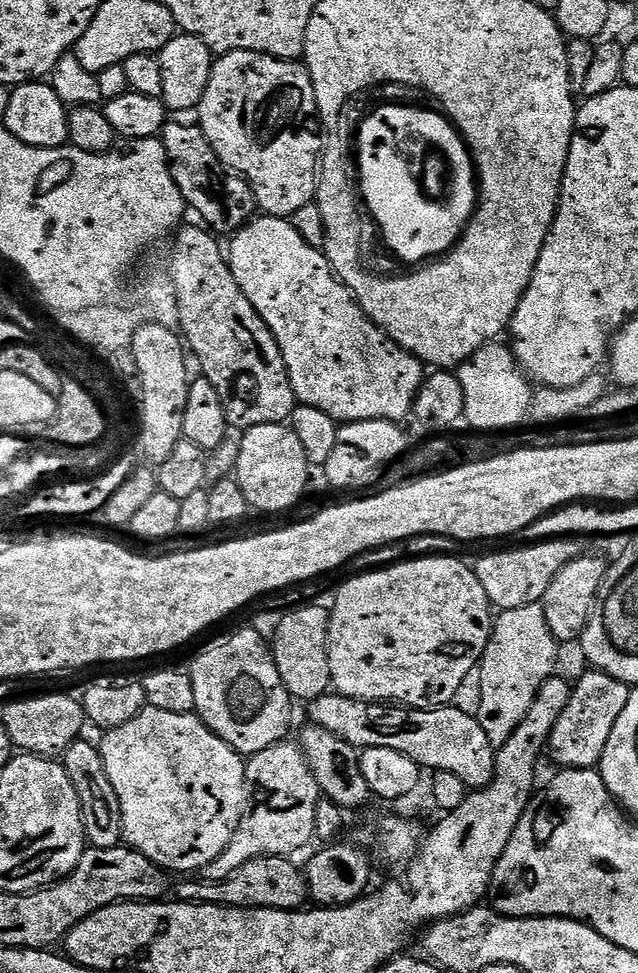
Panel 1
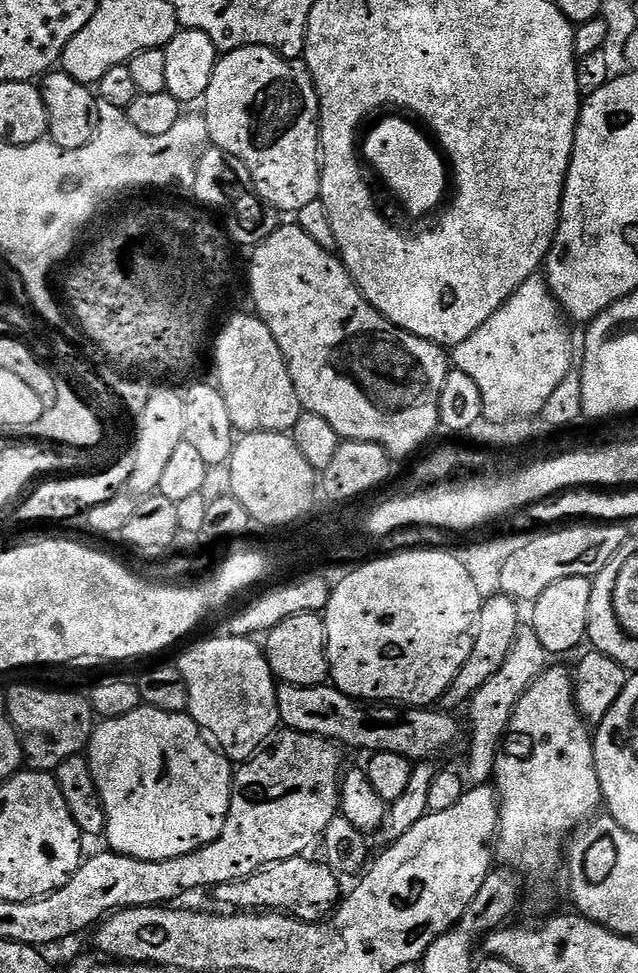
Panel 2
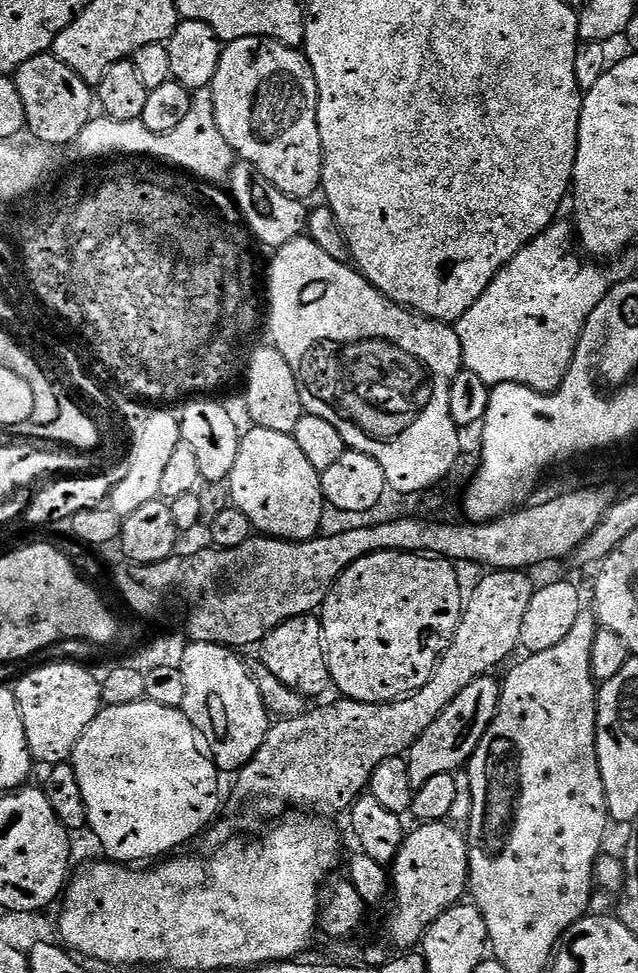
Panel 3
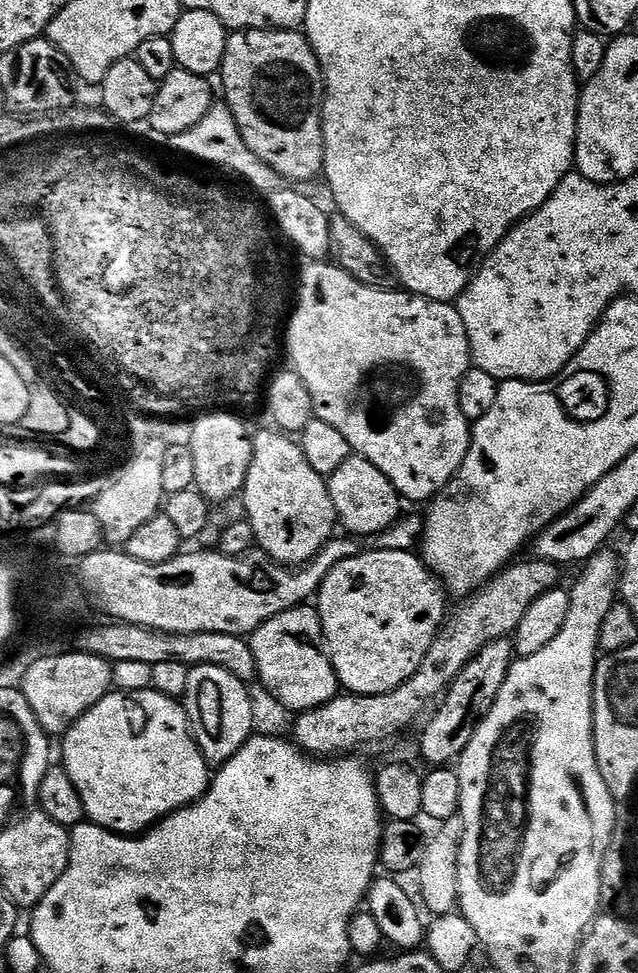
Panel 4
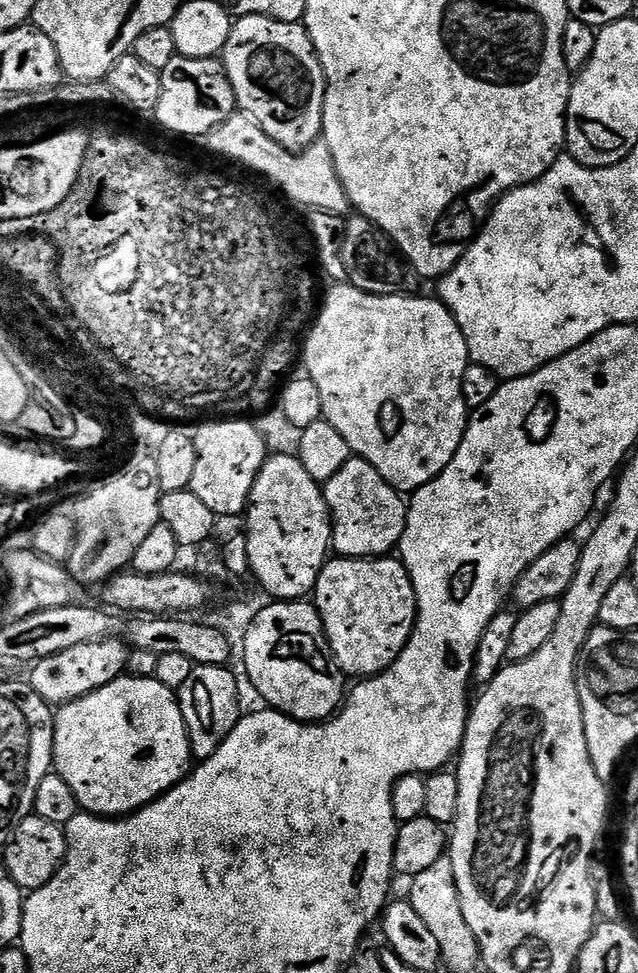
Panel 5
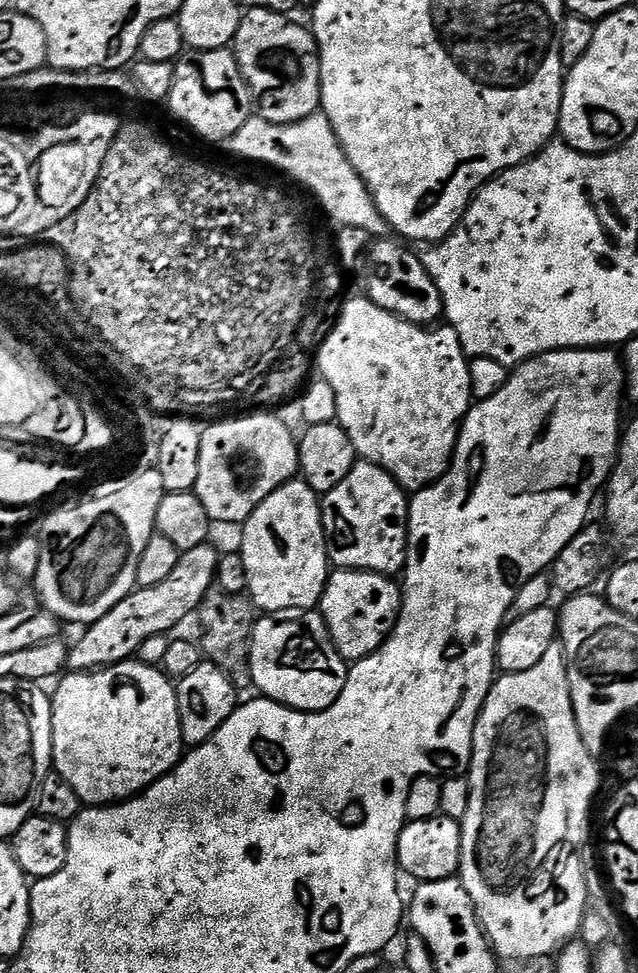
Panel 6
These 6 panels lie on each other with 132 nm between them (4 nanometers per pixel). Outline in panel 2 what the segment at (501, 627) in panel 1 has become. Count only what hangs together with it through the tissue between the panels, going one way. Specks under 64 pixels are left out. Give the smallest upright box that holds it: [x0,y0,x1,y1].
[466,627,546,786]

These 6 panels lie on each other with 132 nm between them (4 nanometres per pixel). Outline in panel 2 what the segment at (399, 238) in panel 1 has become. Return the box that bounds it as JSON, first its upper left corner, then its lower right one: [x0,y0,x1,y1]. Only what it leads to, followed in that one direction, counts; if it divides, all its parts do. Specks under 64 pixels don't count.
[362,116,450,216]

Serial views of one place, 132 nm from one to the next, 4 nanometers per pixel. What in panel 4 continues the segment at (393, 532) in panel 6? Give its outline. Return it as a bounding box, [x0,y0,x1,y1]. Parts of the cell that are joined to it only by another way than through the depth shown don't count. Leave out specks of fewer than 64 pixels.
[327,455,402,538]

